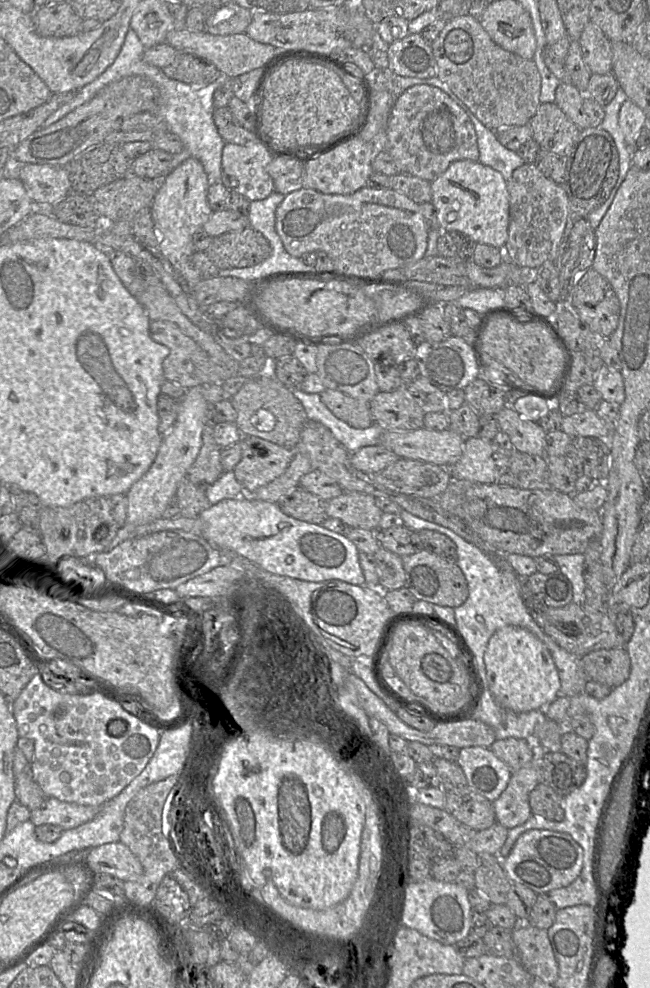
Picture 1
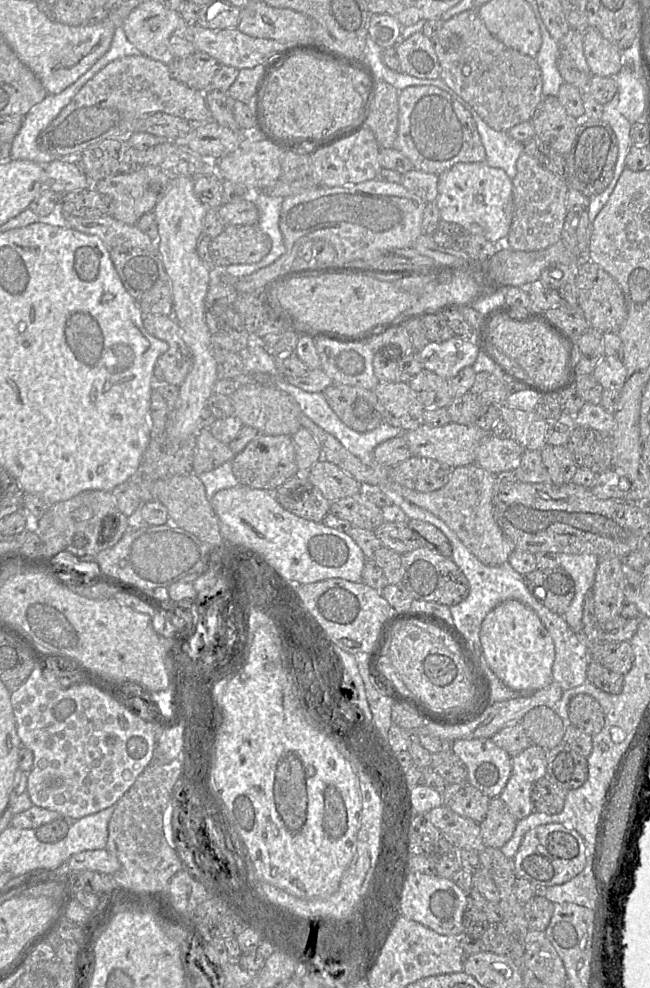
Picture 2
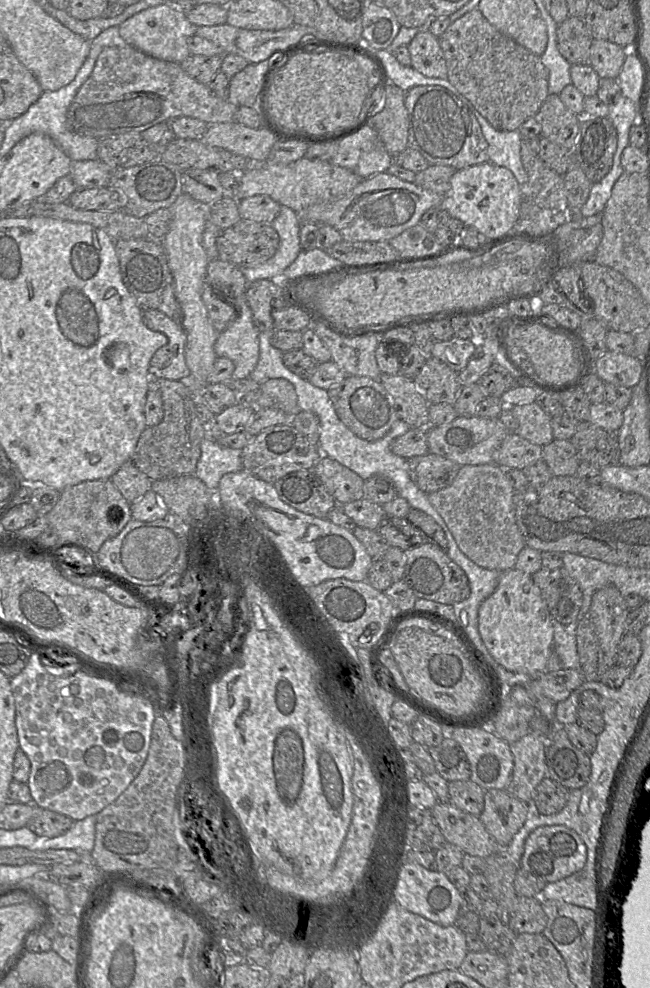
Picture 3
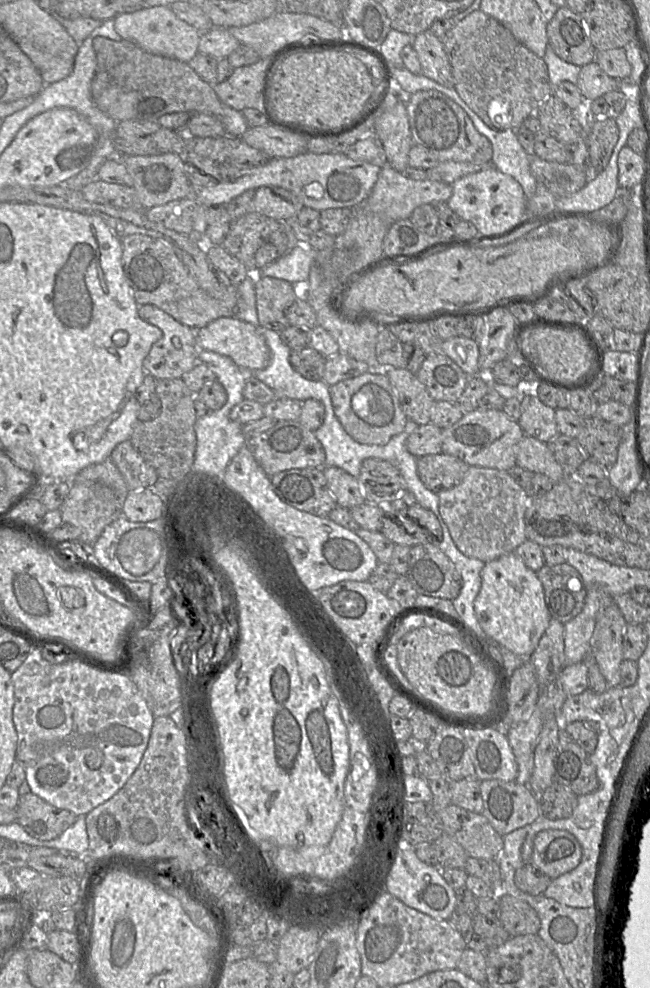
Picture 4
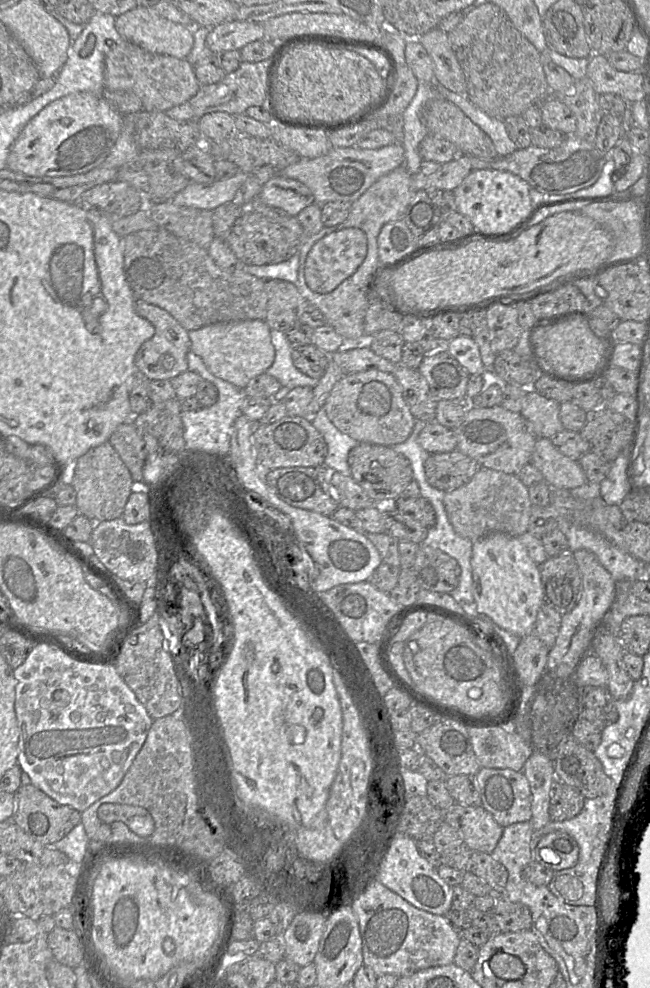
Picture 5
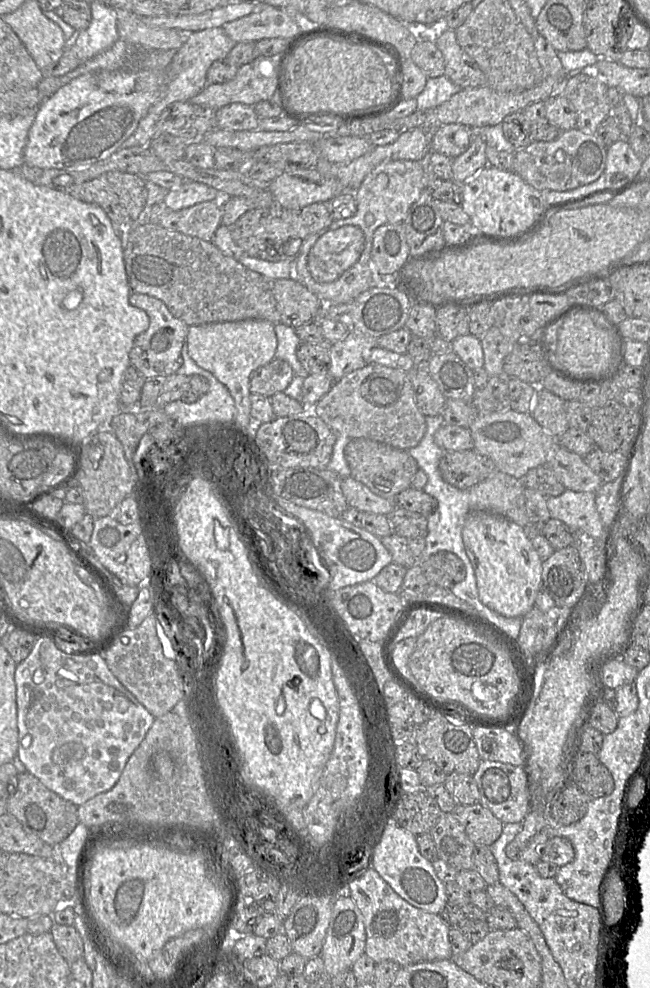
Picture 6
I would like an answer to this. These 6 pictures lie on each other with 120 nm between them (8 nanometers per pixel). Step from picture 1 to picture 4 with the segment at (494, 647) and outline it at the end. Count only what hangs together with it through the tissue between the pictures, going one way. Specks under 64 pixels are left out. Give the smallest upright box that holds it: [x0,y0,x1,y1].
[474,551,551,657]

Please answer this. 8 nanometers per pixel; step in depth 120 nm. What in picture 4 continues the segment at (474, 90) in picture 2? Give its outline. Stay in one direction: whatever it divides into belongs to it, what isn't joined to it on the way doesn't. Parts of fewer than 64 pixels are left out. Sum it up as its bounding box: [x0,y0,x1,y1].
[442,9,553,130]

